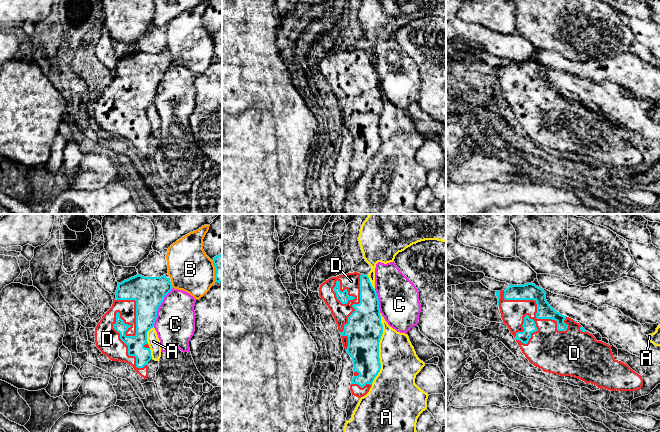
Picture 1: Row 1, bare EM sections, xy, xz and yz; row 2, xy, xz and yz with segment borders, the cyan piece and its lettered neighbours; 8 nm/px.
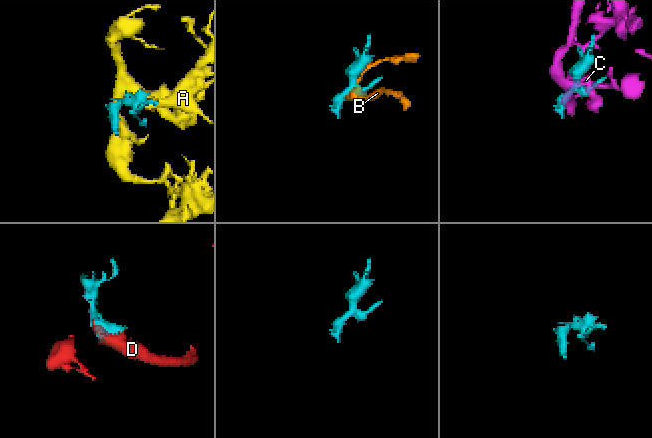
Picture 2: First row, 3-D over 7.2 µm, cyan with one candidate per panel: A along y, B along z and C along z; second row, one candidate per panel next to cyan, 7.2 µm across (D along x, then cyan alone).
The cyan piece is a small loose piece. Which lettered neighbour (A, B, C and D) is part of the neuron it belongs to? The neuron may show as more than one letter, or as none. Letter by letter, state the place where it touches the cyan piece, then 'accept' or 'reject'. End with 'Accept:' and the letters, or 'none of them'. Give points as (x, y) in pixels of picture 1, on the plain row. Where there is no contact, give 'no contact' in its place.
A: meets cyan in xz at (378, 125); reject
B: meets cyan in xy at (171, 61); reject
C: meets cyan in xy at (158, 83); reject
D: meets cyan in xy at (123, 98); accept
Accept: D

